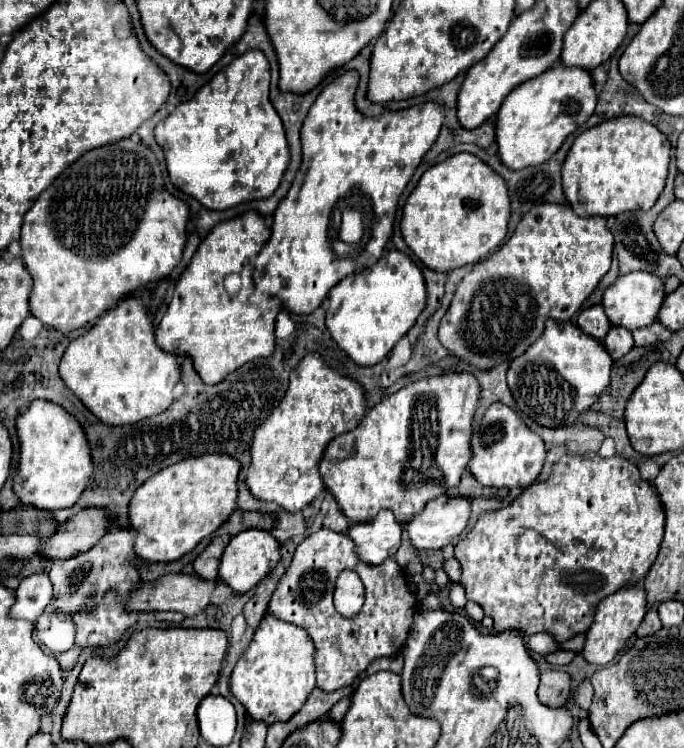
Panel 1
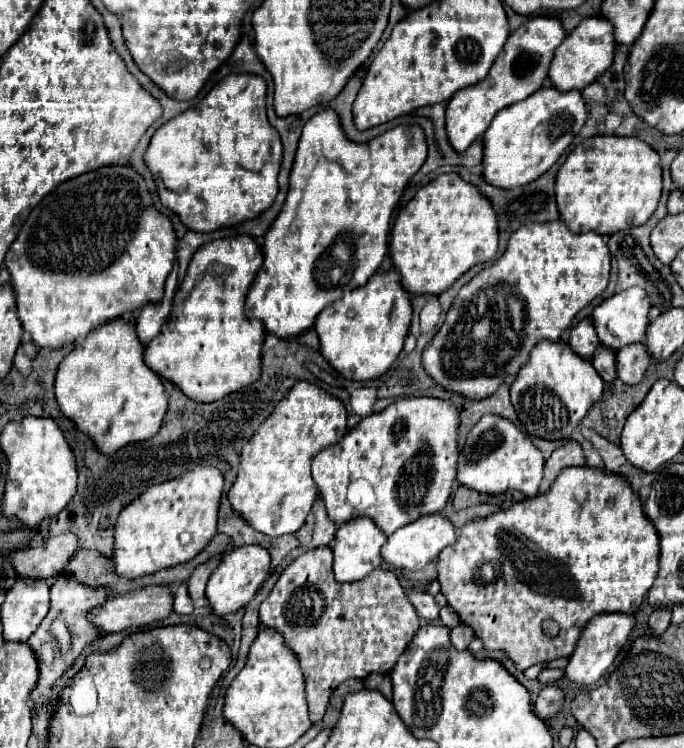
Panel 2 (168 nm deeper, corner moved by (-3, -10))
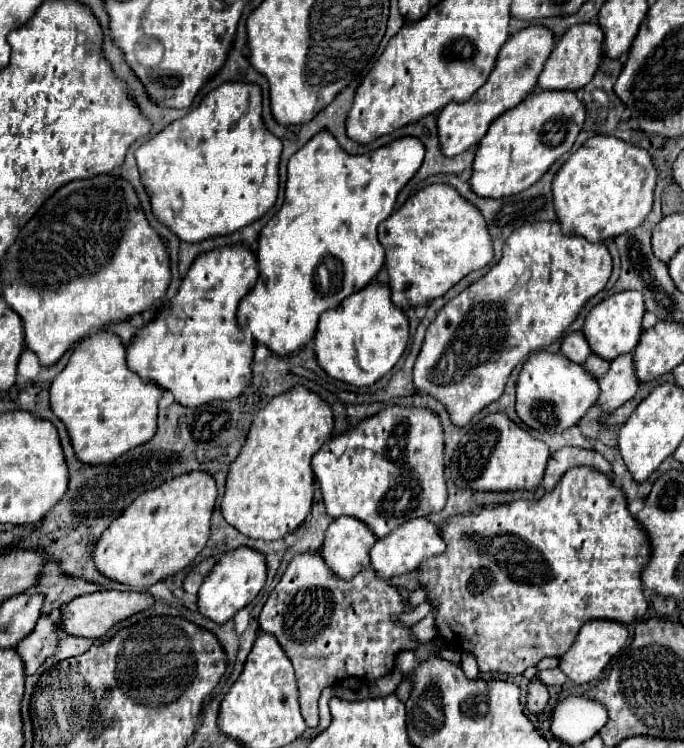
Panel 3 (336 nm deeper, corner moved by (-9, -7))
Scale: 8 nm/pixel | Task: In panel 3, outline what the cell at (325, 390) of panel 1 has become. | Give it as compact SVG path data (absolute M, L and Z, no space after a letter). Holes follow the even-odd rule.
M296 385L294 389L274 397L254 417L248 439L236 461L230 465L226 479L226 495L222 499L224 519L240 533L252 539L274 541L284 539L284 535L296 531L308 517L314 499L314 473L310 467L310 459L332 437L332 429L334 429L332 407L318 393L306 389L304 385Z

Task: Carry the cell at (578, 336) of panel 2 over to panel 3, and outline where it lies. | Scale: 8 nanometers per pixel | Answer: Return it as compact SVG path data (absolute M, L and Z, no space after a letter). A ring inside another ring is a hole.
M572 331L564 337L562 341L562 355L566 355L568 359L574 359L574 363L584 363L588 359L588 355L592 353L586 337L582 331Z

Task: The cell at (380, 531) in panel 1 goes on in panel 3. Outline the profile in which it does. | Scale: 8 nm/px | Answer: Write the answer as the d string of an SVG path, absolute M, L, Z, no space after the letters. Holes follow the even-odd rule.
M338 517L328 527L320 553L340 579L350 581L362 569L370 567L370 549L376 541L378 537L364 521L354 517Z

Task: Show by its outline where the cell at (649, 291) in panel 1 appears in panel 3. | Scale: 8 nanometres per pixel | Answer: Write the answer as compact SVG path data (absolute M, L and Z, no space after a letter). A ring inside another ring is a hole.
M622 291L598 303L586 317L586 323L582 329L592 351L608 361L616 359L622 353L630 353L642 335L644 311L646 311L646 305L644 305L644 295L640 295L640 291Z

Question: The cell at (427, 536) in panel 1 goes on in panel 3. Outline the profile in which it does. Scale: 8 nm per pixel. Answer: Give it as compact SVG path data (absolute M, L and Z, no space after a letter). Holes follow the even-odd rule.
M418 517L418 519L406 521L404 525L400 525L392 535L378 539L370 551L370 559L372 559L374 571L382 579L390 579L394 575L404 575L404 573L418 569L422 561L426 561L432 555L440 555L440 551L444 549L446 549L446 543L440 535L440 527L426 517Z

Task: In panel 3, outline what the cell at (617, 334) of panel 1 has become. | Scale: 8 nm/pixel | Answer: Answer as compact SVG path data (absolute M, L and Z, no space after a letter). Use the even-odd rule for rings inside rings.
M592 353L592 355L586 359L584 367L586 367L586 369L592 373L592 377L600 379L600 377L604 377L604 375L608 373L608 369L610 369L610 361L606 361L606 359L598 357L596 353Z

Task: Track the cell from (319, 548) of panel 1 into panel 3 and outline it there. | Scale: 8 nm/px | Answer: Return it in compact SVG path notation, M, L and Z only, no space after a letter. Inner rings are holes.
M320 553L294 555L280 583L262 607L260 629L276 635L278 643L296 669L300 707L308 727L318 727L318 699L326 687L332 687L346 677L358 677L366 683L372 683L394 669L398 653L416 651L420 647L420 641L414 637L412 627L398 621L406 613L404 605L406 603L400 591L386 579L380 579L372 567L361 571L350 581L342 581L328 569Z

